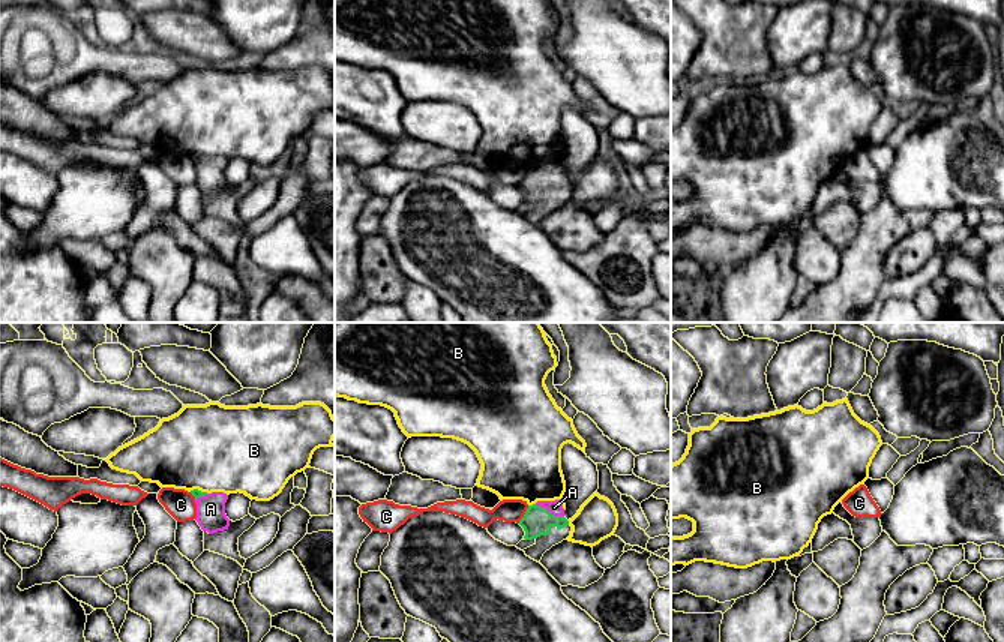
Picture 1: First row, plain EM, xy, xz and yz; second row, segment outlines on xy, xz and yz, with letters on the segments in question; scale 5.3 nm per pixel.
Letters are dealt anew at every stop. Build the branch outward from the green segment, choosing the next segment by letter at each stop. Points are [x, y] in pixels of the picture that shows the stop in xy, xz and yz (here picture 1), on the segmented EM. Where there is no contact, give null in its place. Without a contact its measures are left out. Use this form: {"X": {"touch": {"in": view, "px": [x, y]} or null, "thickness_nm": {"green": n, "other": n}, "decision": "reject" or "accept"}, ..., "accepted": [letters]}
{"A": {"touch": {"in": "xz", "px": [548, 512]}, "thickness_nm": {"green": 160, "other": 80}, "decision": "accept"}, "B": {"touch": {"in": "xz", "px": [533, 504]}, "thickness_nm": {"green": 160, "other": 440}, "decision": "reject"}, "C": {"touch": {"in": "xz", "px": [524, 515]}, "thickness_nm": {"green": 160, "other": 130}, "decision": "reject"}, "accepted": ["A"]}

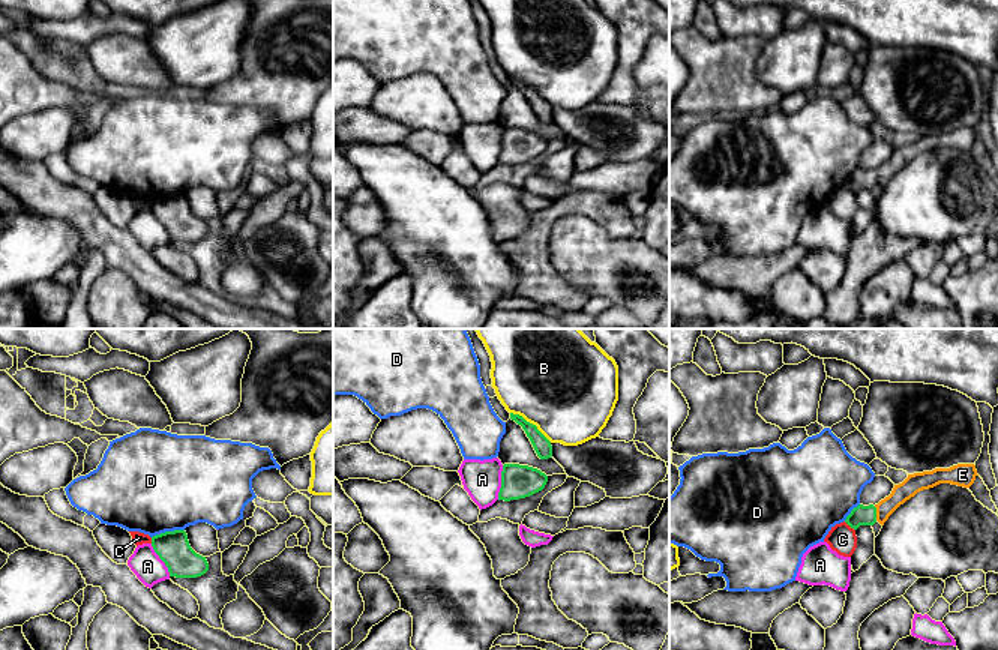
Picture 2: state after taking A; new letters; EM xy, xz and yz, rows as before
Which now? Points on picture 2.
{"A": {"touch": {"in": "xz", "px": [502, 482]}, "thickness_nm": {"green": 180, "other": 200}, "decision": "reject"}, "B": {"touch": {"in": "xz", "px": [532, 424]}, "thickness_nm": {"green": 90, "other": 500}, "decision": "reject"}, "C": {"touch": {"in": "yz", "px": [850, 526]}, "thickness_nm": {"green": 110, "other": 150}, "decision": "reject"}, "D": {"touch": {"in": "xy", "px": [167, 532]}, "thickness_nm": {"green": 180, "other": 500}, "decision": "reject"}, "E": {"touch": {"in": "yz", "px": [875, 514]}, "thickness_nm": {"green": 110, "other": 100}, "decision": "accept"}, "accepted": ["E"]}

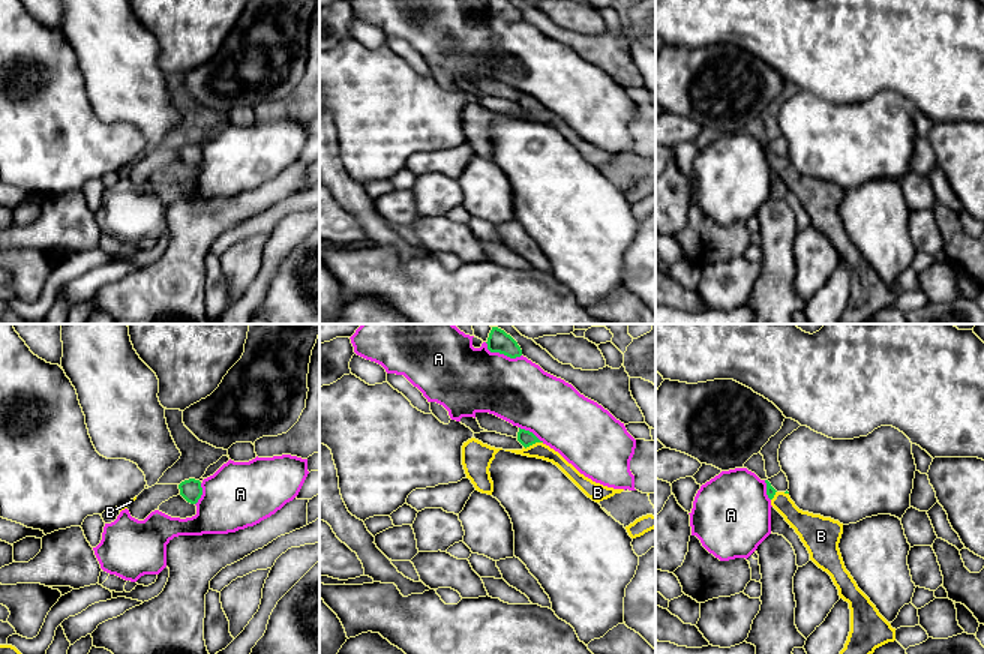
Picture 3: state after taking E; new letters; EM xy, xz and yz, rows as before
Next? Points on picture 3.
{"A": {"touch": {"in": "xz", "px": [501, 353]}, "thickness_nm": {"green": 120, "other": 360}, "decision": "reject"}, "B": {"touch": {"in": "xz", "px": [533, 443]}, "thickness_nm": {"green": 90, "other": 90}, "decision": "accept"}, "accepted": ["B"]}

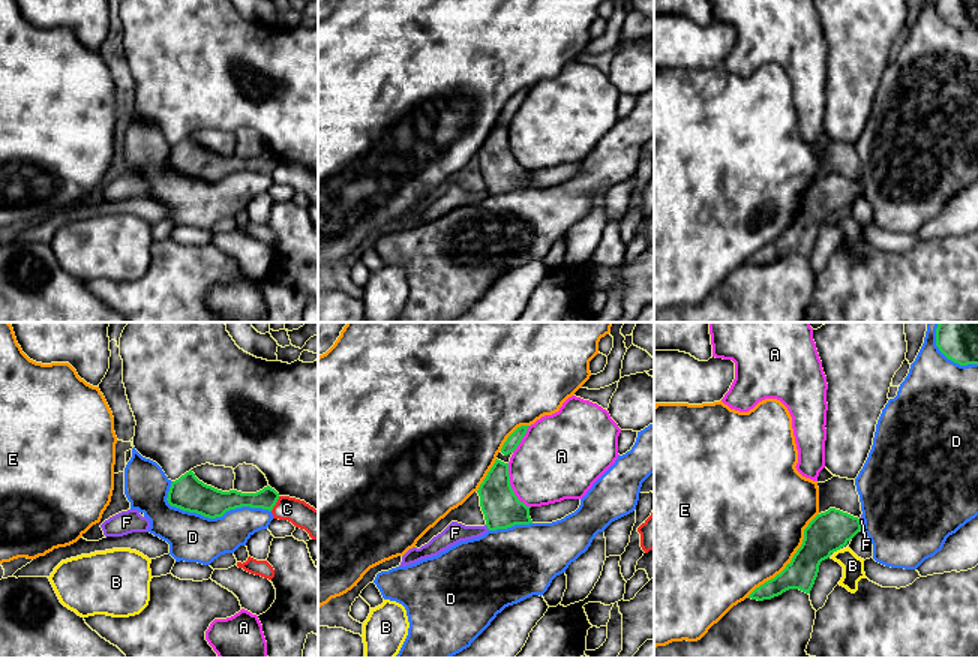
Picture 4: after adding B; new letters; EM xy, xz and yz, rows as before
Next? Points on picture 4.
{"A": {"touch": {"in": "xz", "px": [510, 487]}, "thickness_nm": {"green": 200, "other": 400}, "decision": "reject"}, "B": {"touch": {"in": "yz", "px": [837, 549]}, "thickness_nm": {"green": 220, "other": 110}, "decision": "reject"}, "C": {"touch": {"in": "xy", "px": [275, 504]}, "thickness_nm": {"green": 110, "other": 150}, "decision": "reject"}, "D": {"touch": {"in": "xy", "px": [218, 516]}, "thickness_nm": {"green": 190, "other": 260}, "decision": "reject"}, "E": {"touch": {"in": "yz", "px": [792, 559]}, "thickness_nm": {"green": 220, "other": 480}, "decision": "reject"}, "F": {"touch": {"in": "xz", "px": [488, 528]}, "thickness_nm": {"green": 200, "other": 110}, "decision": "reject"}, "accepted": []}

